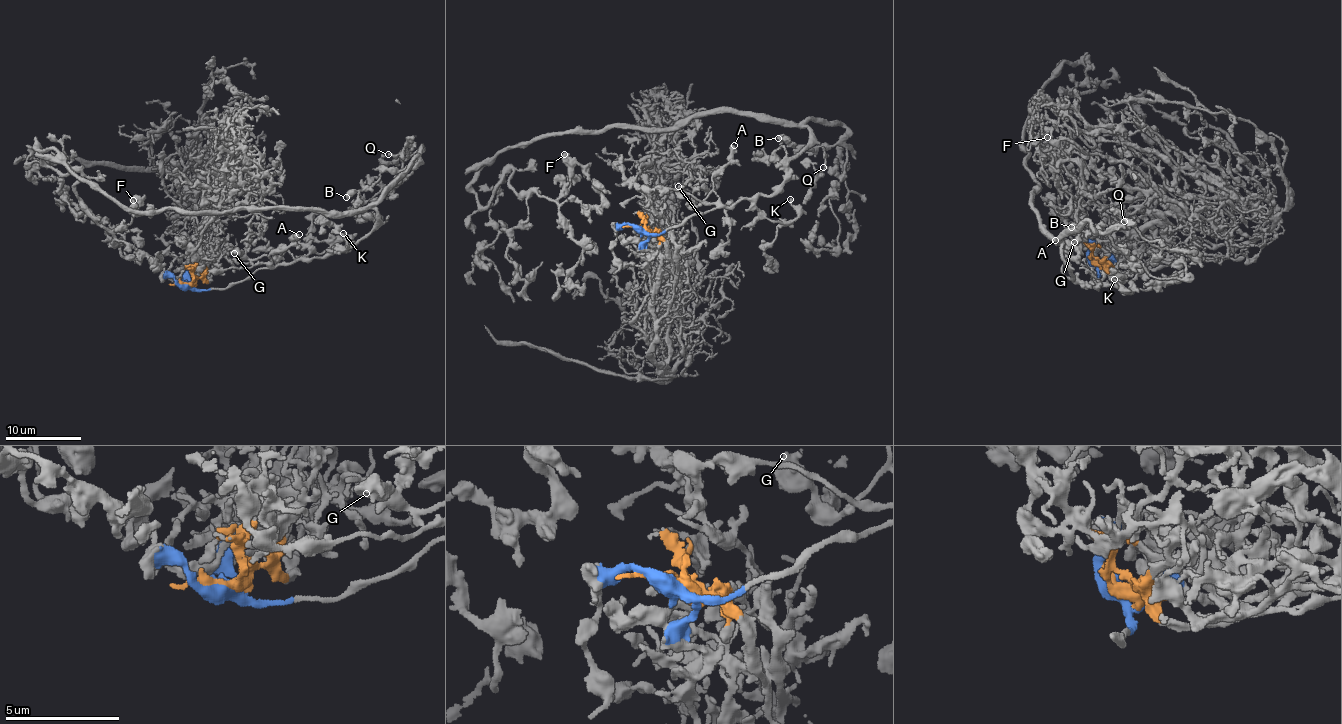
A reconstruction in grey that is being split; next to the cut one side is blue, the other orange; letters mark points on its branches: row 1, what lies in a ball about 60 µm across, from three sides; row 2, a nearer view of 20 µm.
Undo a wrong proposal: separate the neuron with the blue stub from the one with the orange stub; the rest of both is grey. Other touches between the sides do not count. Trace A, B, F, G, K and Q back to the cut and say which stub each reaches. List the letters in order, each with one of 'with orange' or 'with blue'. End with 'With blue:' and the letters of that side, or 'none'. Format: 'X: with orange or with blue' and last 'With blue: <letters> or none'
A: with blue
B: with blue
F: with blue
G: with blue
K: with blue
Q: with blue
With blue: A, B, F, G, K, Q

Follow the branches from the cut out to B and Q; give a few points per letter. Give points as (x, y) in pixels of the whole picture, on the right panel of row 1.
B: (1094, 261), (1097, 290), (1074, 280), (1061, 240), (1088, 221), (1099, 233), (1097, 225), (1096, 231), (1072, 227)
Q: (1094, 261), (1097, 290), (1074, 280), (1061, 240), (1088, 221), (1099, 233), (1128, 225), (1124, 220)

